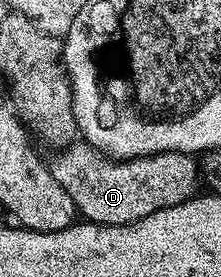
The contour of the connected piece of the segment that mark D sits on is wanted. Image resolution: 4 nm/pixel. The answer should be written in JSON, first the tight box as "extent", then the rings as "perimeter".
{"extent":[49,141,200,225],"perimeter":[[[76,141],[56,155],[59,156],[49,163],[53,177],[57,185],[73,197],[76,212],[89,223],[125,225],[141,221],[141,217],[149,217],[149,213],[157,213],[157,209],[194,199],[200,190],[200,164],[195,164],[194,156],[182,155],[180,151],[166,151],[136,159],[113,159],[88,143]]]}

